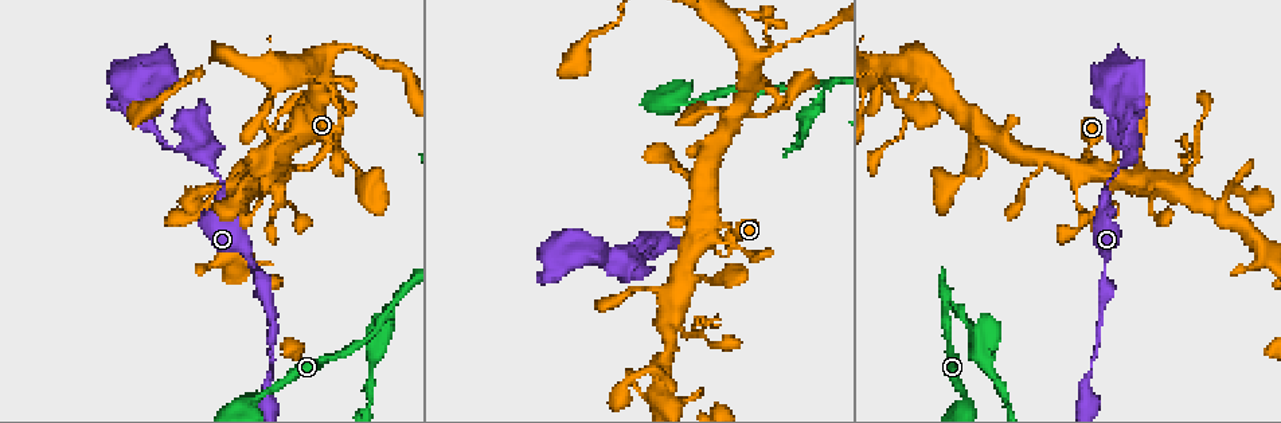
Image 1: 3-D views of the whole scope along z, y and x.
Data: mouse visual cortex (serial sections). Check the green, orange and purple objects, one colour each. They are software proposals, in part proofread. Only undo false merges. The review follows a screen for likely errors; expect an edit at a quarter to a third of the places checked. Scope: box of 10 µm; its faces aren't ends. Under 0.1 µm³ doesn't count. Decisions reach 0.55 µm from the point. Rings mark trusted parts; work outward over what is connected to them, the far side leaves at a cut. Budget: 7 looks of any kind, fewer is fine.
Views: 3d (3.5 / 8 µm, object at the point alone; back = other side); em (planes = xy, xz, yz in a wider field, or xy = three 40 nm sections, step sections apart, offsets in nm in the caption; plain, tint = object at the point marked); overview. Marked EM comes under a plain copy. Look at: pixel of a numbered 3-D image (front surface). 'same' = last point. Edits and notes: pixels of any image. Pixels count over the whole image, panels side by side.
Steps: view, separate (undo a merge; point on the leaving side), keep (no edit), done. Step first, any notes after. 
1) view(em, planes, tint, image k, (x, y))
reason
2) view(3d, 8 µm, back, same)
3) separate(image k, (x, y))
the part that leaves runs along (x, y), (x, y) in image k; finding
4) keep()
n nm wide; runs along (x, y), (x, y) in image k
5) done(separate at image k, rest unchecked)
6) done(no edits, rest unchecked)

view(3d, 3.5 µm, image 1, (712, 219))
a fork

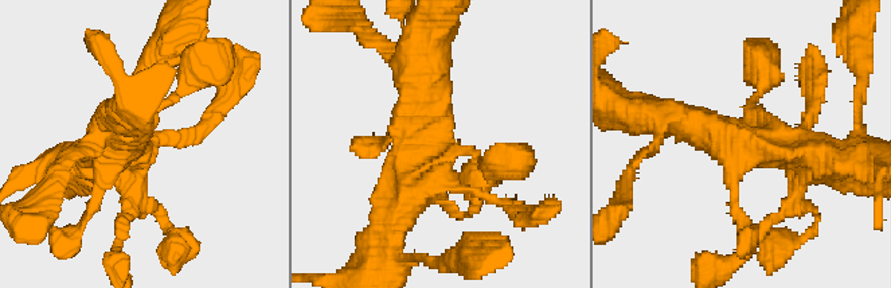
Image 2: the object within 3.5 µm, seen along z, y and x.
view(em, planes, tint, image 2, (443, 146))

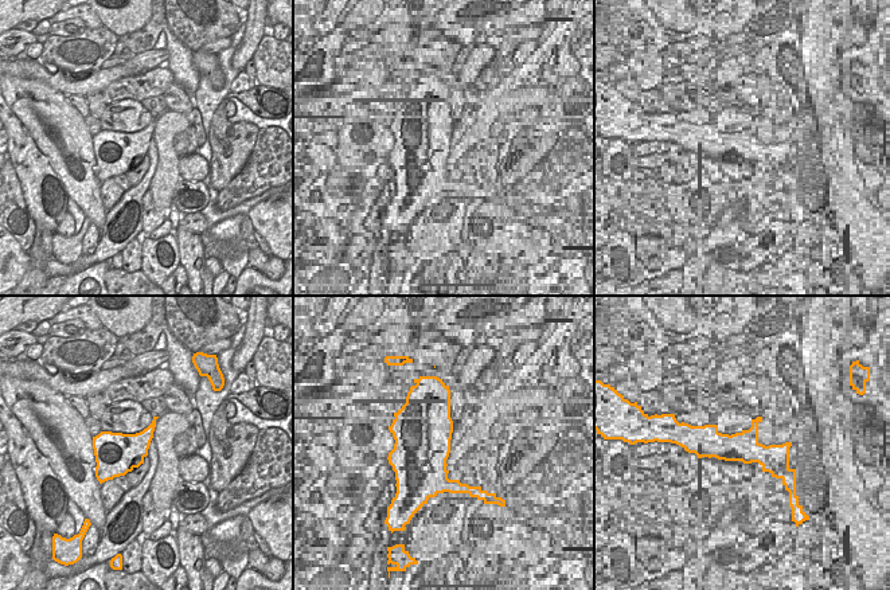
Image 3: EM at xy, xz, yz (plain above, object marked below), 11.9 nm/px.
keep()
runs along (501, 164), (432, 133), (428, 67) in image 2; continuous, no second cell

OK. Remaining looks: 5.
view(3d, 8 µm, image 1, (1125, 140))
sharp bend

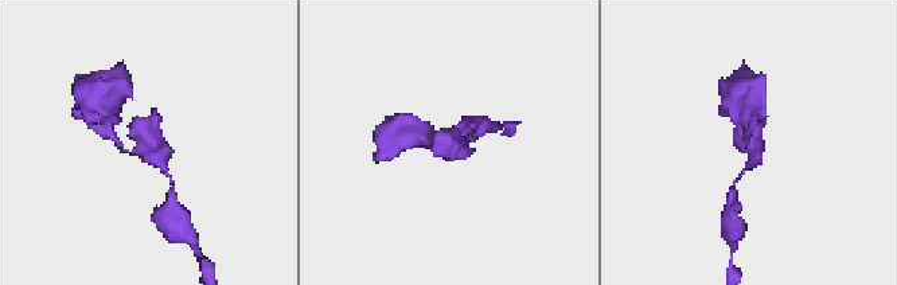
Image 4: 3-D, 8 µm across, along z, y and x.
view(3d, 3.5 µm, same)

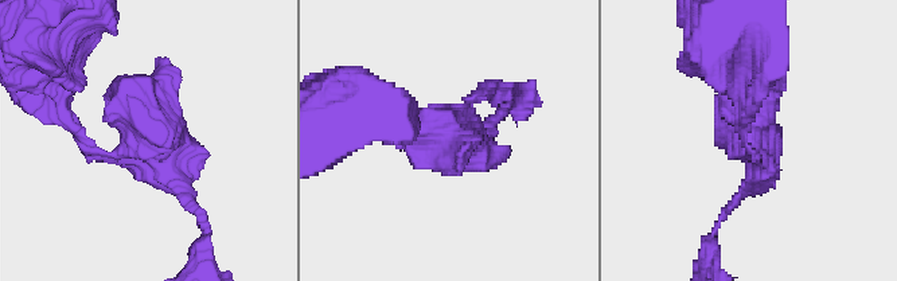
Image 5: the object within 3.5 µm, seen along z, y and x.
view(em, xy, step 3, tint, image 5, (753, 143))
need the tissue

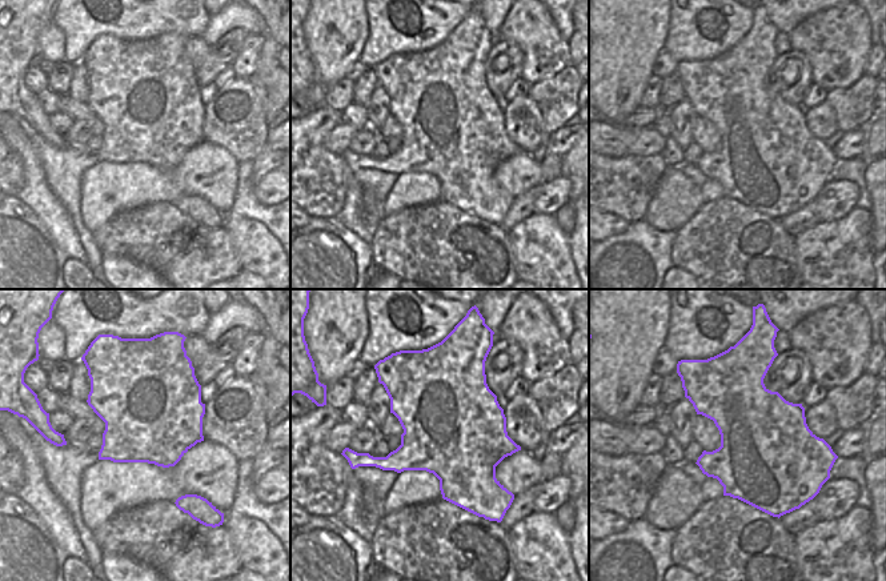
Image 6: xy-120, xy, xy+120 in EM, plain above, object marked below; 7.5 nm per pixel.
keep()
750 nm wide; runs along (195, 210), (75, 128) in image 5; one cell here

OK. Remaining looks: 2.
view(3d, 3.5 µm, image 1, (676, 321))
small branch off a trunk

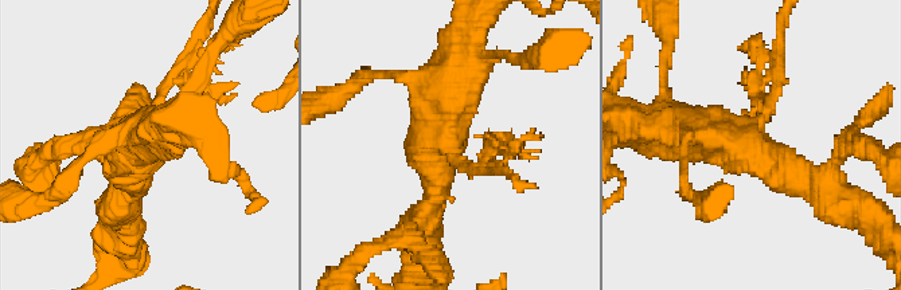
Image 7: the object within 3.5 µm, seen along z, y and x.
view(em, xy, step 1, tint, image 7, (758, 127))
3 arms; arms of 150, 400, 500 nm

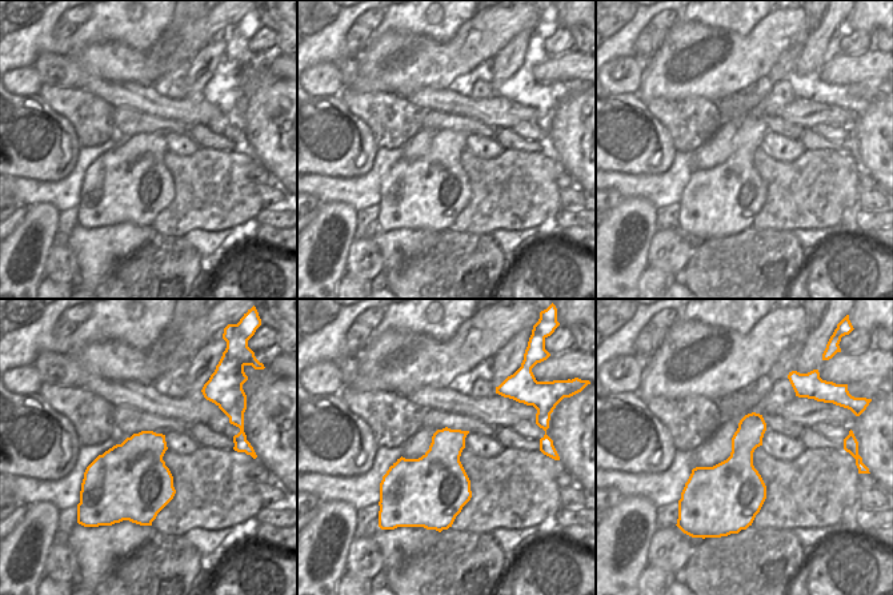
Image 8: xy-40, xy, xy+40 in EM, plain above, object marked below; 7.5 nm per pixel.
separate(image 7, (184, 58))
two cells meet here

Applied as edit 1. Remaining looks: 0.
done(separate at image 7, rest unchecked)

